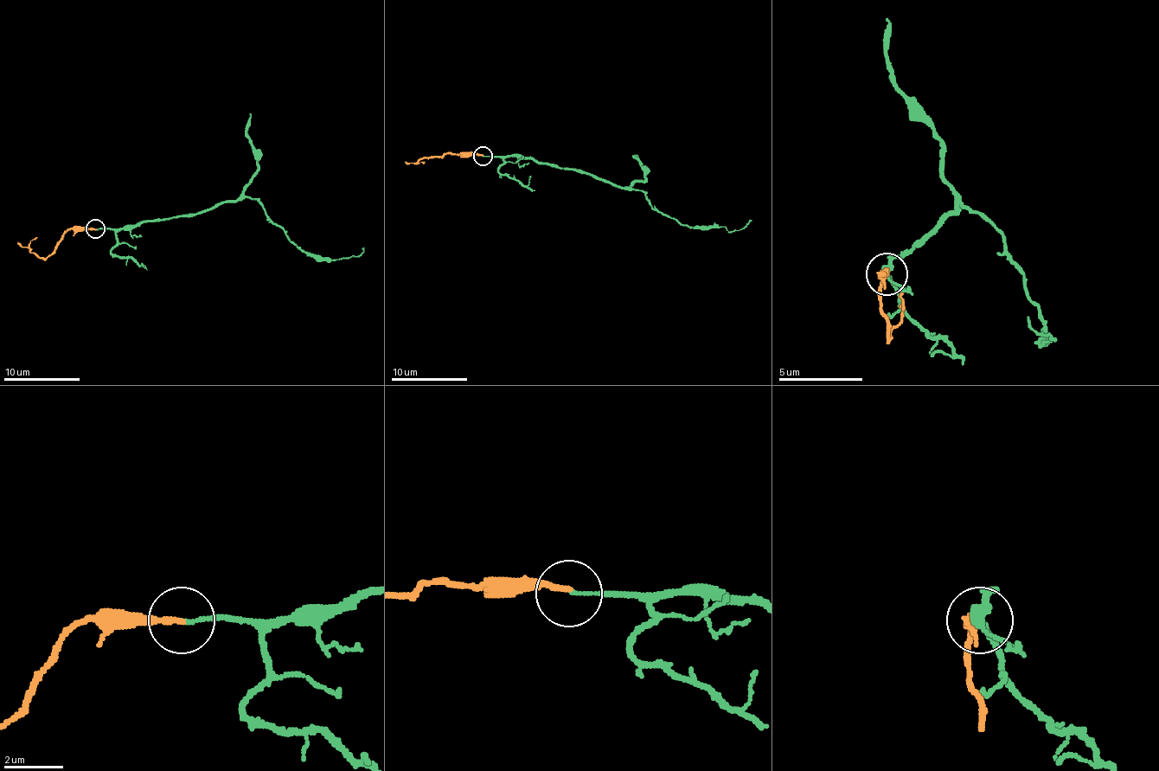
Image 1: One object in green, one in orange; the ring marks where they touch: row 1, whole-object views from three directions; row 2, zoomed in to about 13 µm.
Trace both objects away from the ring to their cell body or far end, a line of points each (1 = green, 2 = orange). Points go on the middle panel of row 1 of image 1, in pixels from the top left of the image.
1: (483, 156), (519, 156), (638, 189), (654, 208), (682, 224), (724, 226), (733, 232), (749, 220)
2: (483, 156), (456, 154), (425, 157), (416, 163), (424, 161)

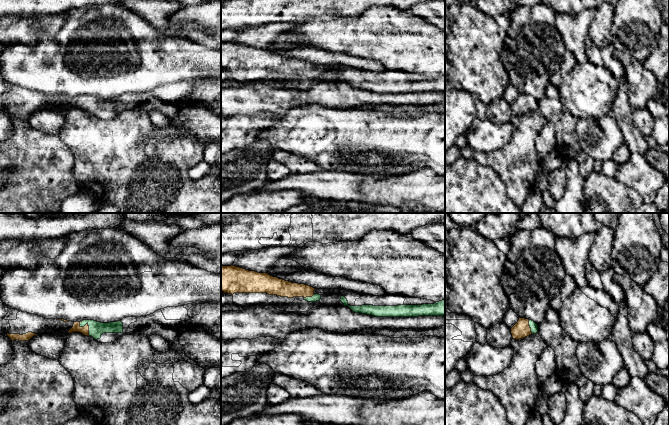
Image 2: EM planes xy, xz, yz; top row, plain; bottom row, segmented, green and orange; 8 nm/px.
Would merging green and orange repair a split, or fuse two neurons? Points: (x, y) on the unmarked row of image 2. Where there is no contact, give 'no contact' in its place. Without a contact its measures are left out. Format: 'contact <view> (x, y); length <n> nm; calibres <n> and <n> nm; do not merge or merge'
contact xy (88, 101); length 140 nm; calibres 120 and 70 nm; merge

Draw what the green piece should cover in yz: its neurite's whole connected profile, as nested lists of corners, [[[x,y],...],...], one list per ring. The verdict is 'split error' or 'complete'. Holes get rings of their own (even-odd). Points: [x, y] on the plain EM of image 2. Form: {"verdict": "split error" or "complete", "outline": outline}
{"verdict": "split error", "outline": [[[519,94],[518,98],[511,104],[513,115],[523,115],[531,110],[538,109],[538,101],[529,95]]]}

